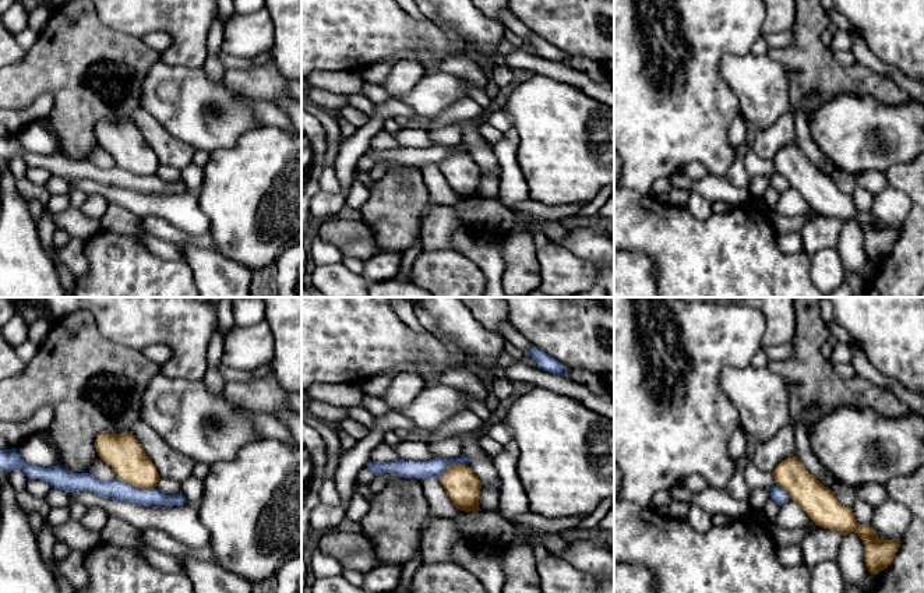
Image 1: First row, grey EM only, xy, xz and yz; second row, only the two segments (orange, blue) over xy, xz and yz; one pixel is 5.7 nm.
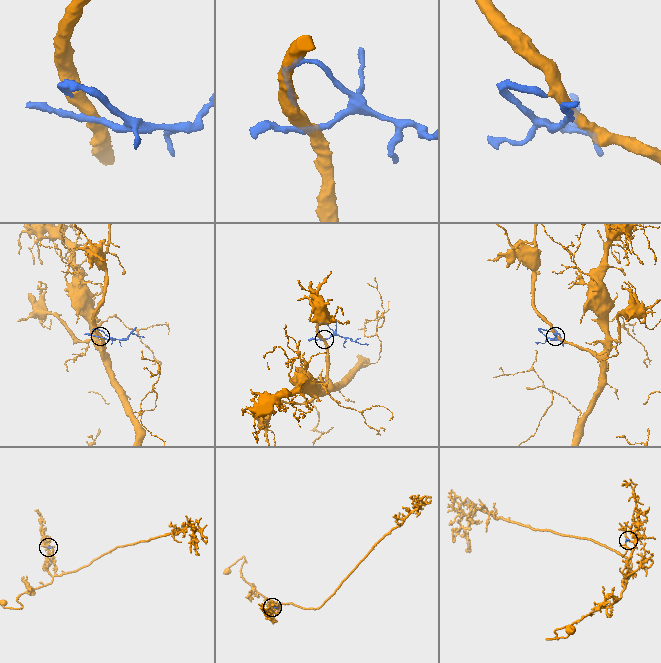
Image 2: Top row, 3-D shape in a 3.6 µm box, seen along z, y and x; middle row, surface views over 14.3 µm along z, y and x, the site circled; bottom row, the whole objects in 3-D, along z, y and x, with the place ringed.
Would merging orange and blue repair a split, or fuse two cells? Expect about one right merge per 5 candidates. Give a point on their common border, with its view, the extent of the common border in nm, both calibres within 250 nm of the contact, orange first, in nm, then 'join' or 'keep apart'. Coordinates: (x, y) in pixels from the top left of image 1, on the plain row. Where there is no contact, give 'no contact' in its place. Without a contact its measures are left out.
xy (136, 173) | 240 nm | 220/120 nm | join

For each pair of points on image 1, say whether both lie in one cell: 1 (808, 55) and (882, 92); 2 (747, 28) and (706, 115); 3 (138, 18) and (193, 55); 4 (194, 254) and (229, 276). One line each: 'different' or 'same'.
1: same
2: same
3: same
4: same

